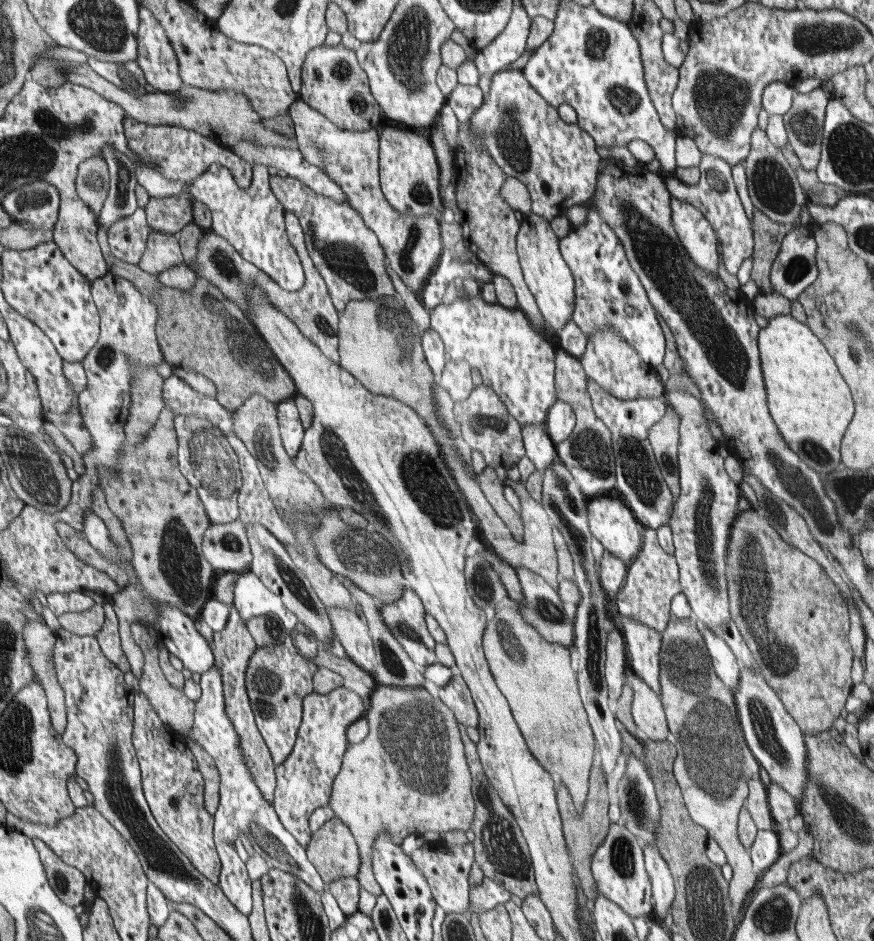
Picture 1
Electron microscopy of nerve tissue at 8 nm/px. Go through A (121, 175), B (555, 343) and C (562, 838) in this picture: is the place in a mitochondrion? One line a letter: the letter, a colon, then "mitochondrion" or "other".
A: mitochondrion
B: other
C: other

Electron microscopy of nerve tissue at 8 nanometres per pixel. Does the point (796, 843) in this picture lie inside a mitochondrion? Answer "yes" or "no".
no

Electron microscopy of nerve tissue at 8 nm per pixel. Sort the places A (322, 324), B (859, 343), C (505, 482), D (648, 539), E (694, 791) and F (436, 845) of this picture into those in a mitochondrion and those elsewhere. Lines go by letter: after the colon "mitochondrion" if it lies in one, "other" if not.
A: mitochondrion
B: mitochondrion
C: other
D: other
E: mitochondrion
F: other

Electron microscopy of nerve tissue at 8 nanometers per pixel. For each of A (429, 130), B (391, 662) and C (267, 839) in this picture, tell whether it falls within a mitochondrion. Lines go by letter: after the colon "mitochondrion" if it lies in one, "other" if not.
A: other
B: mitochondrion
C: mitochondrion

